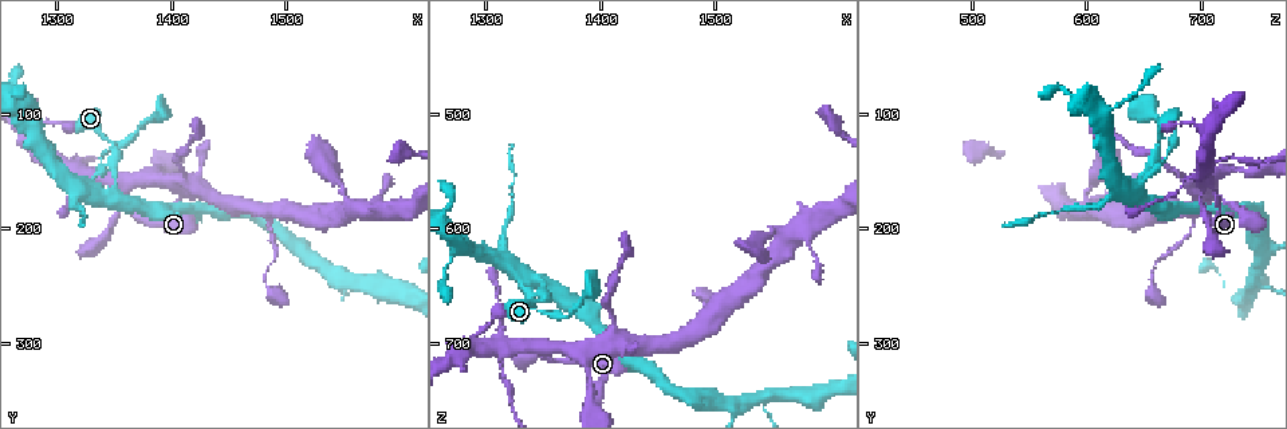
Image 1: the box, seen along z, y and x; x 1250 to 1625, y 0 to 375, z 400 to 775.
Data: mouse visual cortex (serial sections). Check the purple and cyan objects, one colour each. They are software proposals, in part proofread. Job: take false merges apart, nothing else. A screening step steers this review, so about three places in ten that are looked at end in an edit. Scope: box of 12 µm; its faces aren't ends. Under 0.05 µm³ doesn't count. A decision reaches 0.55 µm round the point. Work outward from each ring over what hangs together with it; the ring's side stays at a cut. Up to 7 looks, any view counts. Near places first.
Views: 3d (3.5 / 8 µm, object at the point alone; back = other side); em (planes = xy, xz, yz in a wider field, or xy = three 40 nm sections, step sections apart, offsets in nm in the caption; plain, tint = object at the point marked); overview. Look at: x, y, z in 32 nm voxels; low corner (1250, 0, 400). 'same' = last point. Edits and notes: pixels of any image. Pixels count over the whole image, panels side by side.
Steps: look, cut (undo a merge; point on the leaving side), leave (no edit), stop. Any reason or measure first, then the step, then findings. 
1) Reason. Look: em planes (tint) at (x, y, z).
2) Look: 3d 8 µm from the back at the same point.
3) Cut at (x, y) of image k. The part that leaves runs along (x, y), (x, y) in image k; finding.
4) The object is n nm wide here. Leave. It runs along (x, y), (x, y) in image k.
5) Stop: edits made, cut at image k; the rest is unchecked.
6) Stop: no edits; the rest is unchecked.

Sharp bend. Look: 3d 3.5 µm from the back at (1318, 150, 702).

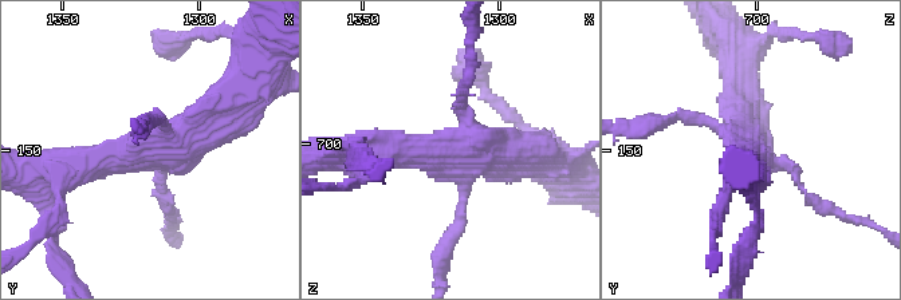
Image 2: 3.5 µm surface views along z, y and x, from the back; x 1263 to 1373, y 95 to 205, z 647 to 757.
Now the EM. Look: em xy step 1 (tint) at (1317, 150, 702).

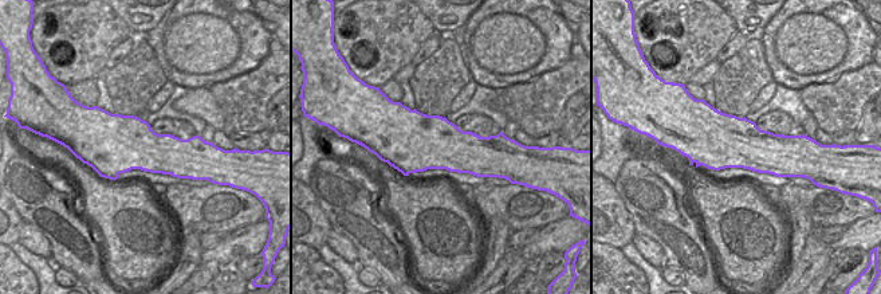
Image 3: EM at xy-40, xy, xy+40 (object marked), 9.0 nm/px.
The arms are 150, 150, 350, 350 nm wide. Leave. It runs along (58, 172), (153, 152), (227, 106) in image 2; continuous, no second cell.

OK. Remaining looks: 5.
Look: 3d 3.5 µm at (1350, 142, 660).

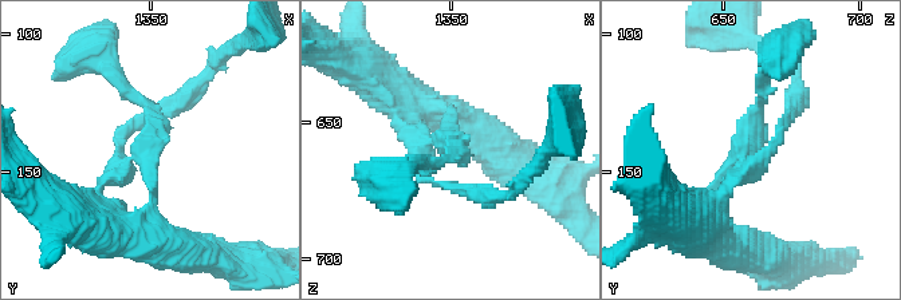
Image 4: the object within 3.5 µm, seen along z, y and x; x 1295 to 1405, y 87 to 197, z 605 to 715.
3 arms meet here; the arms are 150, 150, 150 nm wide; now the EM. Look: em xy step 1 (tint) at (1350, 141, 659).

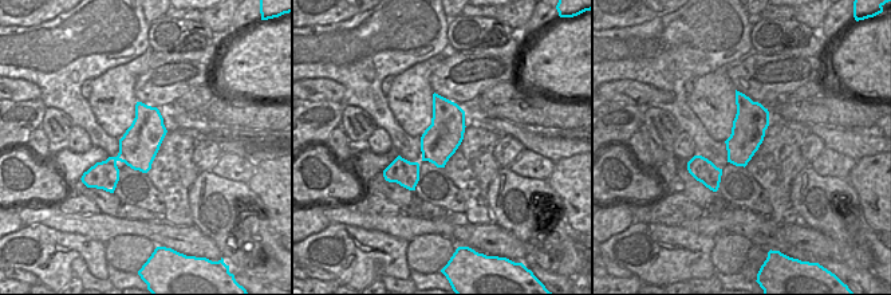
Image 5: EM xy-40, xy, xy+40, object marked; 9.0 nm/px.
Leave. It runs along (762, 79), (715, 231) in image 4; one cell here.

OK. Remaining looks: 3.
Look: 3d 8 µm at (1316, 168, 624).

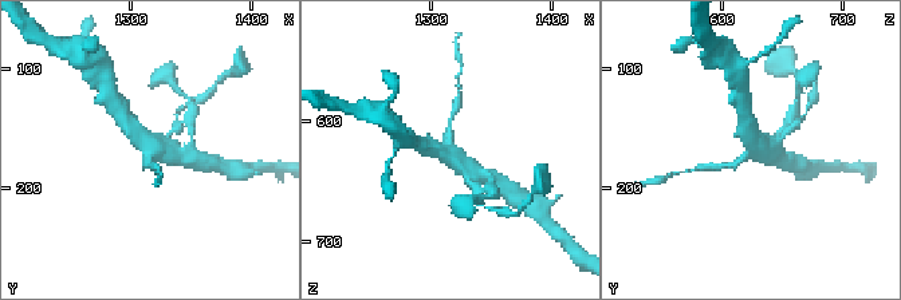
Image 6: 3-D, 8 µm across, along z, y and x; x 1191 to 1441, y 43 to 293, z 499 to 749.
Look: em xy step 5 (tint) at (1318, 170, 622).

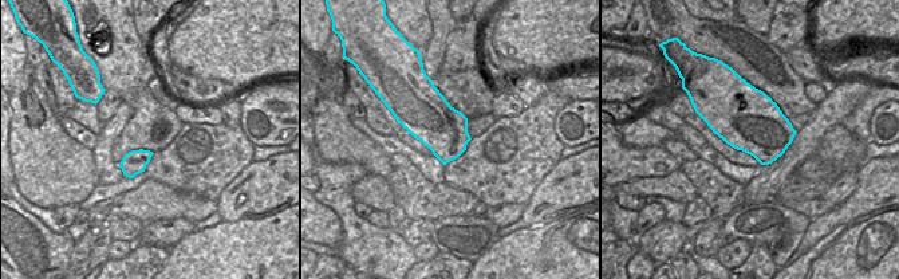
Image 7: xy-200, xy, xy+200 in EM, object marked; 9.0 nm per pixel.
The arms are 150, 400, 450 nm wide. Cut at (456, 105) of image 6. The part that leaves runs along (449, 135), (459, 87) in image 6; two cells meet here.

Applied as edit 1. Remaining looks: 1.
Stop: edits made, cut at image 6; the rest is unchecked.

